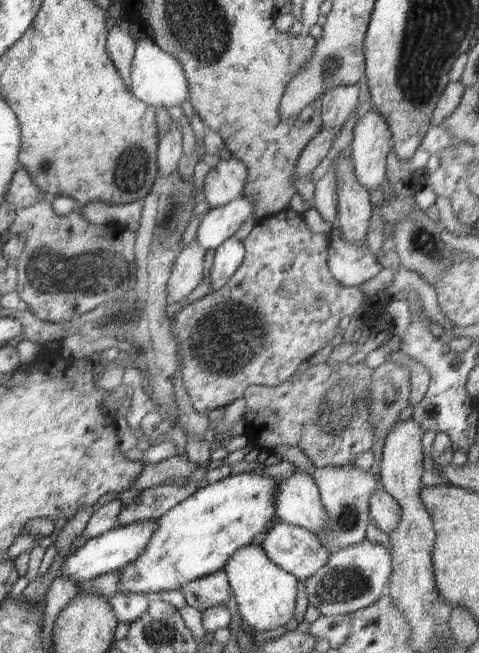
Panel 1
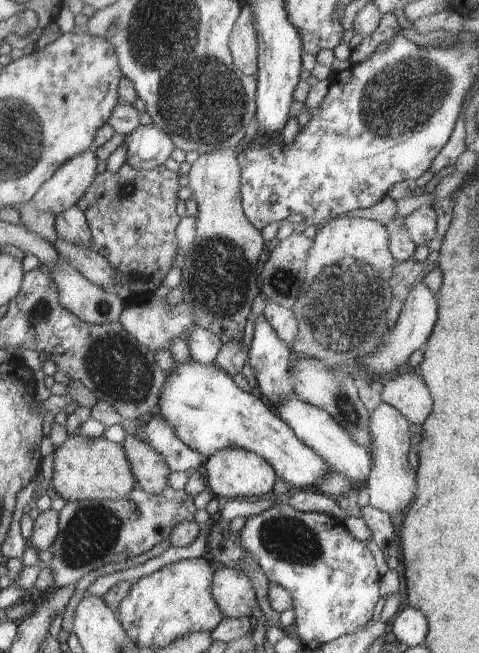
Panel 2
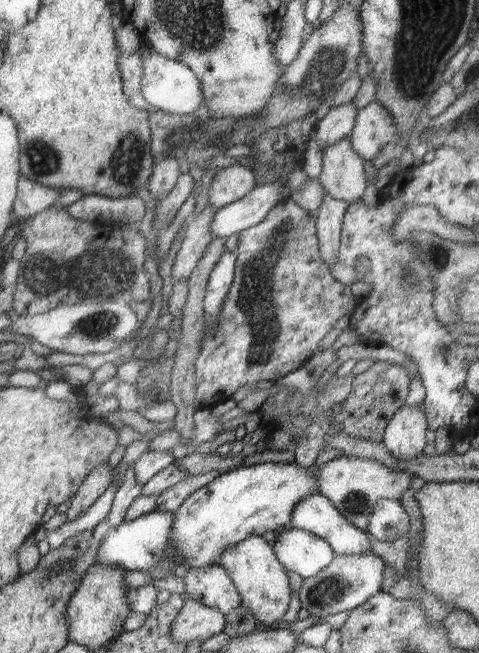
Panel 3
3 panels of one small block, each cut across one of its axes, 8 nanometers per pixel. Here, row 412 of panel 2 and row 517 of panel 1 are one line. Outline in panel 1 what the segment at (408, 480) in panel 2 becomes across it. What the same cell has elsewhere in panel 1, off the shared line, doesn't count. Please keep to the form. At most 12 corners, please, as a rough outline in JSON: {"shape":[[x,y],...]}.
{"shape":[[382,485],[369,500],[369,516],[387,535],[401,508]]}

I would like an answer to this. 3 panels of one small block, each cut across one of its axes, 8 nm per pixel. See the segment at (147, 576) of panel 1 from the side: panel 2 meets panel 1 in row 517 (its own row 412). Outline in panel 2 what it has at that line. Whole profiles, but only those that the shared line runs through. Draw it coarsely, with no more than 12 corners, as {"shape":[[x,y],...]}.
{"shape":[[176,362],[160,414],[206,459],[262,456],[293,489],[333,472],[214,362]]}

